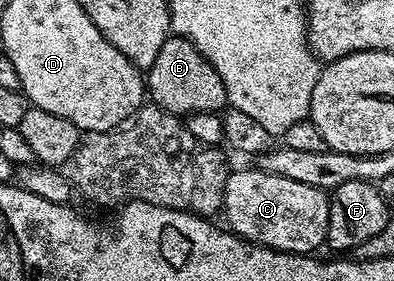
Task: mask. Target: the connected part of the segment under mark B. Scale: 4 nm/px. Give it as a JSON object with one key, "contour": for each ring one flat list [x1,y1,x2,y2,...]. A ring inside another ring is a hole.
{"contour":[[171,35,160,46,160,54,156,54,156,62,145,73,144,88,149,99,165,112,185,118,194,112,221,113,227,107,226,84,220,82,220,74,196,50,196,46,183,36]]}

